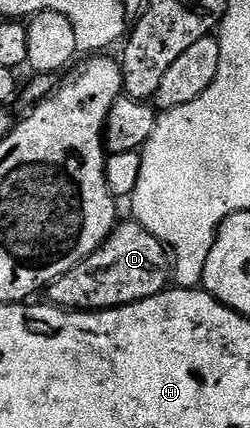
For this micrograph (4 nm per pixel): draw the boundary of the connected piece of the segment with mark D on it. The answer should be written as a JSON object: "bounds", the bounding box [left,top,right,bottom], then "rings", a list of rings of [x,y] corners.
{"bounds":[48,219,172,309],"rings":[[[133,219],[123,220],[111,229],[96,252],[88,255],[72,271],[60,275],[48,286],[49,304],[59,309],[115,309],[148,299],[162,292],[172,281],[172,257],[162,242]]]}

